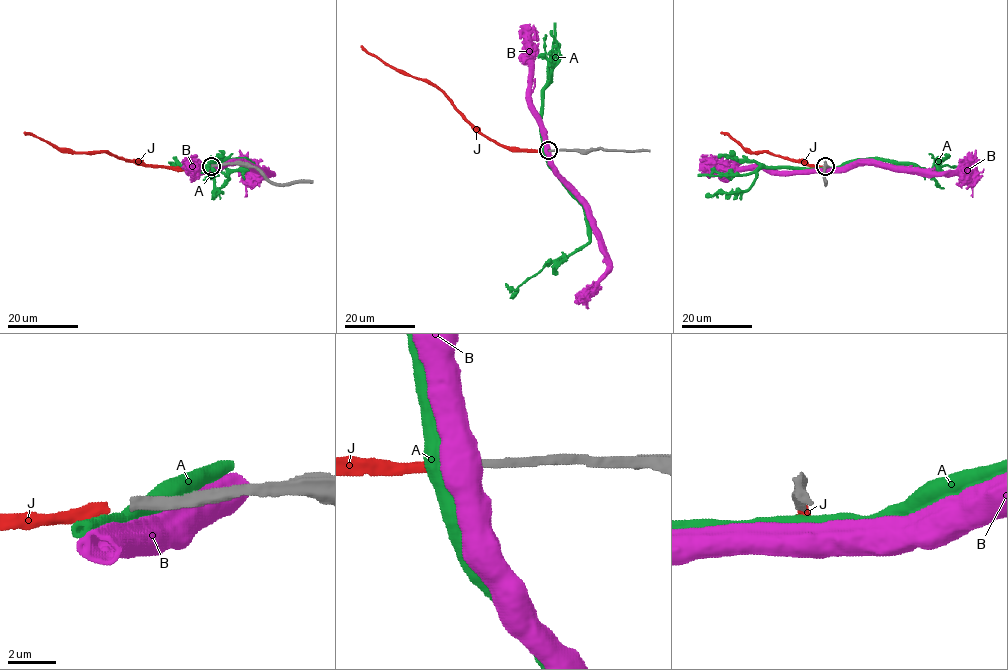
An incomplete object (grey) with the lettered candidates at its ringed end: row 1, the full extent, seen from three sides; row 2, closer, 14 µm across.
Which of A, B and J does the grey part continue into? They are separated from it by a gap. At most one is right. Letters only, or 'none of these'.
J

